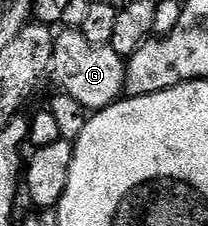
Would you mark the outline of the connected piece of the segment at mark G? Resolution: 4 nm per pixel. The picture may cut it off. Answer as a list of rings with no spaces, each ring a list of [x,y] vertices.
[[[63,29],[56,34],[53,71],[60,75],[59,83],[63,86],[60,88],[65,94],[81,101],[89,113],[104,111],[112,103],[119,102],[127,86],[124,56],[118,55],[109,45],[95,45],[79,29]]]

